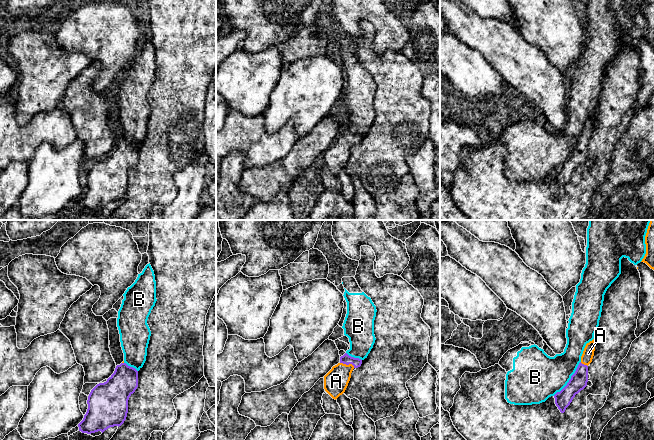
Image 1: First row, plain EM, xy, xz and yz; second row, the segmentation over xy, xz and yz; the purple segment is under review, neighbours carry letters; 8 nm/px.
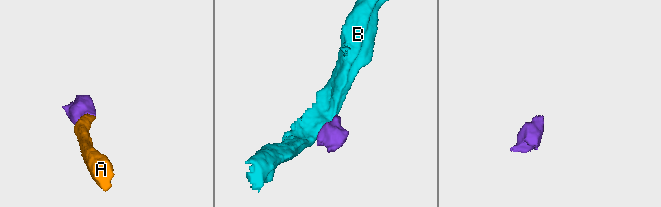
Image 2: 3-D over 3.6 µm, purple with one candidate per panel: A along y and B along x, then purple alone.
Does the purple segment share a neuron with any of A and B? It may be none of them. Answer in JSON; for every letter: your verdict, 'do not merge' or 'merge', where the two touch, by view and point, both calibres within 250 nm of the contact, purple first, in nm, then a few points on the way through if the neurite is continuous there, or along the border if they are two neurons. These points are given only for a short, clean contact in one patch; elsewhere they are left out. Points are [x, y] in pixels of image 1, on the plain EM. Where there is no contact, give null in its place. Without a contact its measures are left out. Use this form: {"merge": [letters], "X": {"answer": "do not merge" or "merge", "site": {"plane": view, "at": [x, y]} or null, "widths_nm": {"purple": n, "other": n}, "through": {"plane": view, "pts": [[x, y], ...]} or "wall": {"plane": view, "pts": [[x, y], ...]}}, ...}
{"merge": ["A"], "A": {"answer": "merge", "site": {"plane": "xz", "at": [347, 140]}, "widths_nm": {"purple": 80, "other": 190}, "through": {"plane": "xz", "pts": [[345, 135], [347, 140], [336, 157]]}}, "B": {"answer": "do not merge", "site": {"plane": "yz", "at": [570, 155]}, "widths_nm": {"purple": 140, "other": 360}}}

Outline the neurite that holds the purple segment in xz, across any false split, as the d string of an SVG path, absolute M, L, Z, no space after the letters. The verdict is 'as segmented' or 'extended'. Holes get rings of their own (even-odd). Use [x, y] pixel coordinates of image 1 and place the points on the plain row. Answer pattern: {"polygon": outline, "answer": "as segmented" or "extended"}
{"polygon": "M345 129L340 133L340 138L324 152L325 167L336 176L345 168L353 145L360 143L361 140L361 135L351 133Z", "answer": "extended"}

